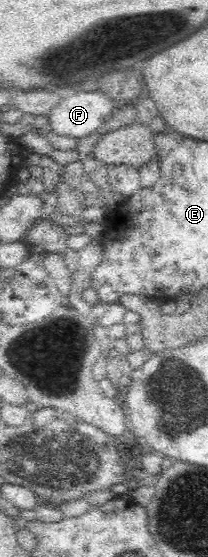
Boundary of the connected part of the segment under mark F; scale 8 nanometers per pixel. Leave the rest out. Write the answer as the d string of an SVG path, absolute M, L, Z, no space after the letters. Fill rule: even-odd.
M99 91L64 93L61 103L48 113L48 128L55 134L85 139L112 118L115 102Z

